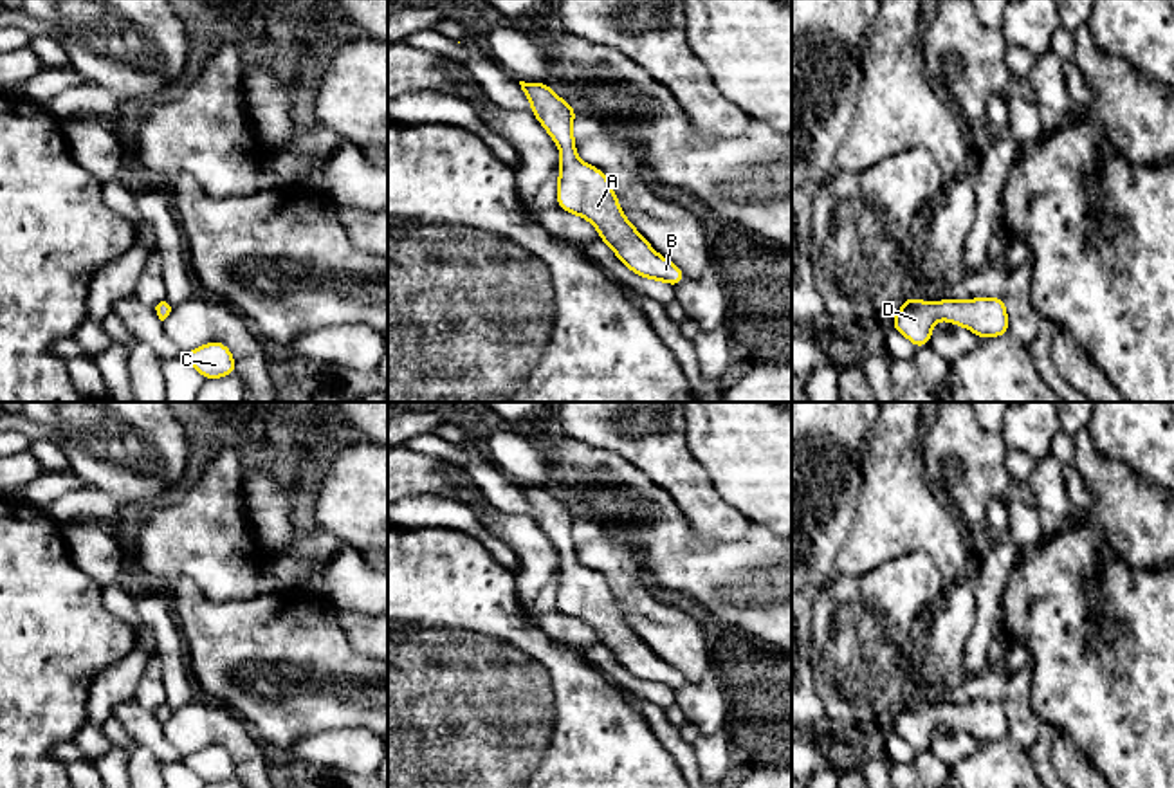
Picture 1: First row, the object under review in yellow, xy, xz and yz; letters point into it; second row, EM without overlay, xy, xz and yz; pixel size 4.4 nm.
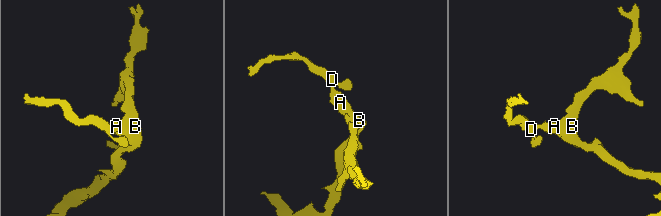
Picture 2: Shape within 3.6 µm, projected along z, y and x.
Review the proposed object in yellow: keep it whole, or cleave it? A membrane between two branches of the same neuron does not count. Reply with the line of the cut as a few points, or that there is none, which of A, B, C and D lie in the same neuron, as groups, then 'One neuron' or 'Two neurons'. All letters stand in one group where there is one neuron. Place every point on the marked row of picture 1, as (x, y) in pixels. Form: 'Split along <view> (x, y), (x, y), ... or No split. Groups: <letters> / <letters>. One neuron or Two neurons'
No split. Groups: A B C D. One neuron

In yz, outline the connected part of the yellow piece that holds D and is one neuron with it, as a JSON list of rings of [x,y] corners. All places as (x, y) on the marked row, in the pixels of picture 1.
[[[909,294],[894,314],[891,328],[903,334],[916,348],[929,346],[932,325],[949,319],[972,330],[981,339],[1008,334],[1008,316],[1003,298],[974,298],[970,301],[945,299],[922,303]]]

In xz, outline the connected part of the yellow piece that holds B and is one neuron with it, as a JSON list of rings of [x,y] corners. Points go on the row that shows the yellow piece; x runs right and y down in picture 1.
[[[519,81],[519,85],[532,105],[532,114],[561,150],[557,206],[592,222],[599,238],[637,276],[678,287],[687,278],[685,272],[655,252],[629,224],[606,173],[575,155],[572,123],[577,110],[555,96],[546,83]]]

